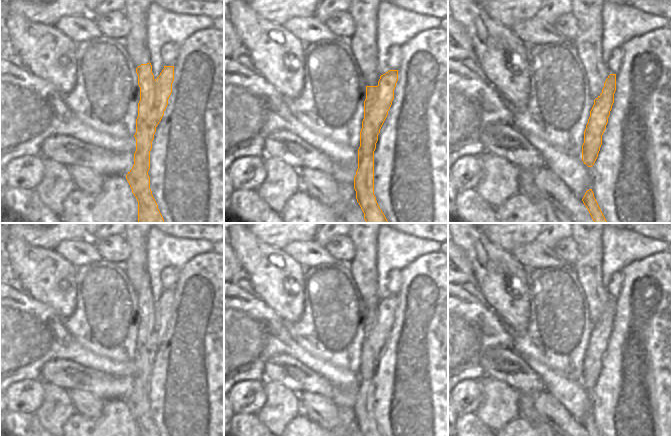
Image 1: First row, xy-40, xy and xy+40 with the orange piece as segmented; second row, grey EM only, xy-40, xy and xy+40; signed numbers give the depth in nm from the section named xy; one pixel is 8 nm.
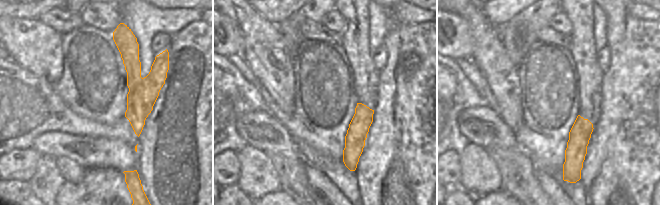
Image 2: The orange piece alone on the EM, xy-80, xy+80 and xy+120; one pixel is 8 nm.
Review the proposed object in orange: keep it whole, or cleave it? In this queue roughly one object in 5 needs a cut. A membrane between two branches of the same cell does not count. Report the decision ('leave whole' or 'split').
split

